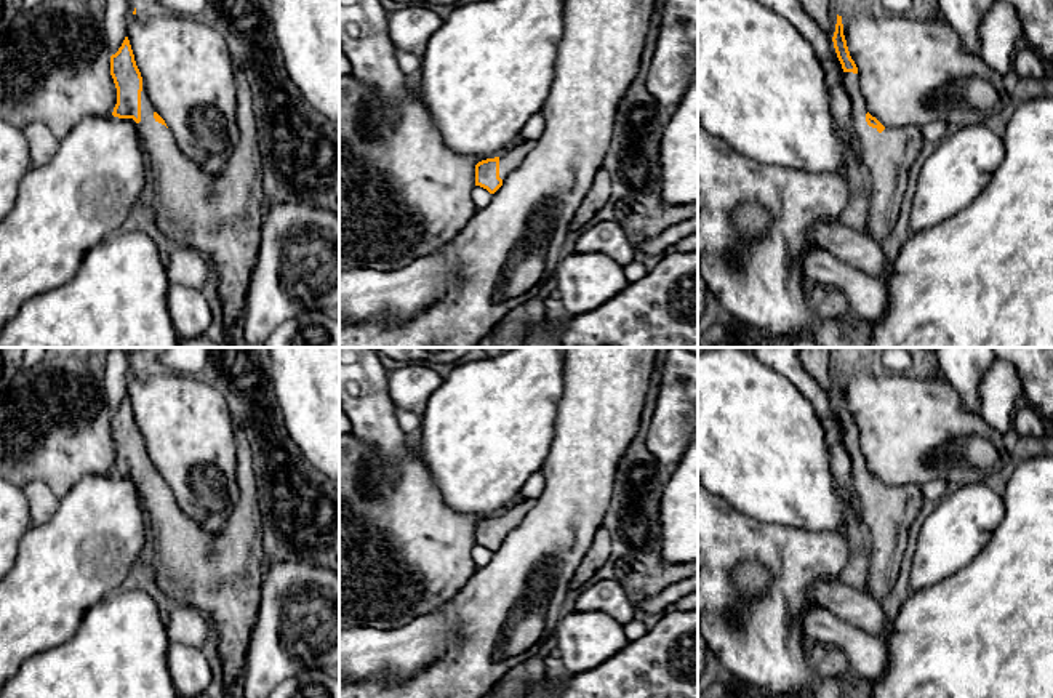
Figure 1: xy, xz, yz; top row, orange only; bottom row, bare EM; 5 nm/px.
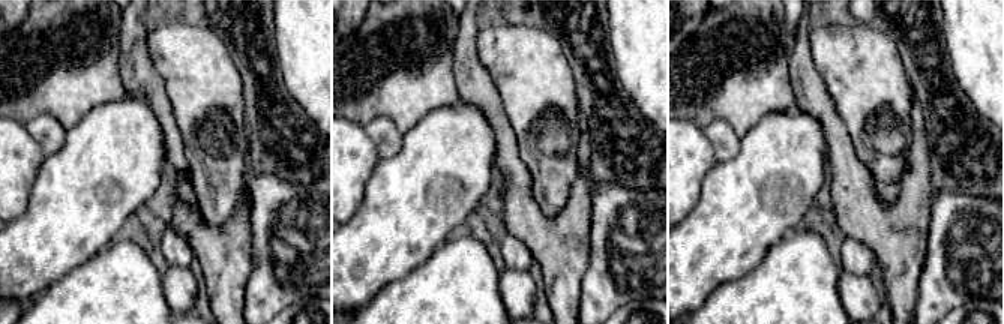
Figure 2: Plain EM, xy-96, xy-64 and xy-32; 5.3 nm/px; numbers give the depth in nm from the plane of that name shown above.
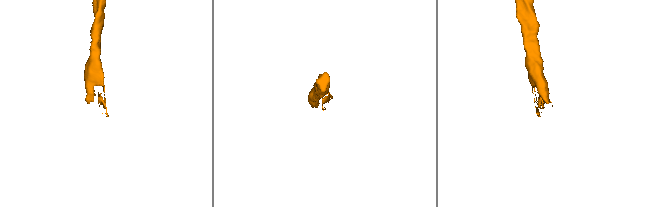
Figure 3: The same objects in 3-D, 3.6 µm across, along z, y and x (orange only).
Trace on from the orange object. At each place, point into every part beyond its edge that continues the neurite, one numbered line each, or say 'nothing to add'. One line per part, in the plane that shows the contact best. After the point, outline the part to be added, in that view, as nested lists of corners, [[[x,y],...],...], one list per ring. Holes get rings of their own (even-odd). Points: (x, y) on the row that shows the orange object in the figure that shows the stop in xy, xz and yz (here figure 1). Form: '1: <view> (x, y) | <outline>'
1: xy (220, 215) | [[[235,66],[234,72],[237,78],[238,139],[230,149],[229,160],[219,174],[206,173],[203,166],[190,162],[179,150],[171,130],[154,118],[154,107],[144,82],[141,91],[141,122],[138,123],[147,168],[154,178],[155,199],[152,210],[155,213],[155,224],[170,240],[210,258],[208,264],[221,301],[226,322],[226,344],[229,347],[234,347],[234,344],[227,330],[237,323],[242,307],[246,304],[251,274],[258,263],[264,218],[261,154],[250,85],[238,66]]]

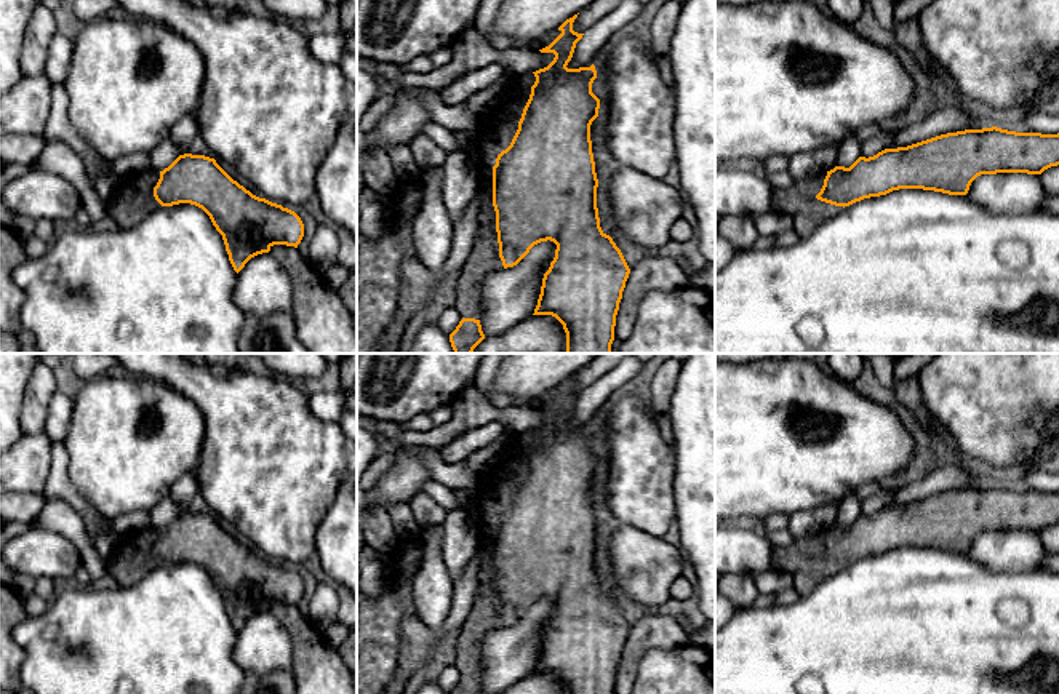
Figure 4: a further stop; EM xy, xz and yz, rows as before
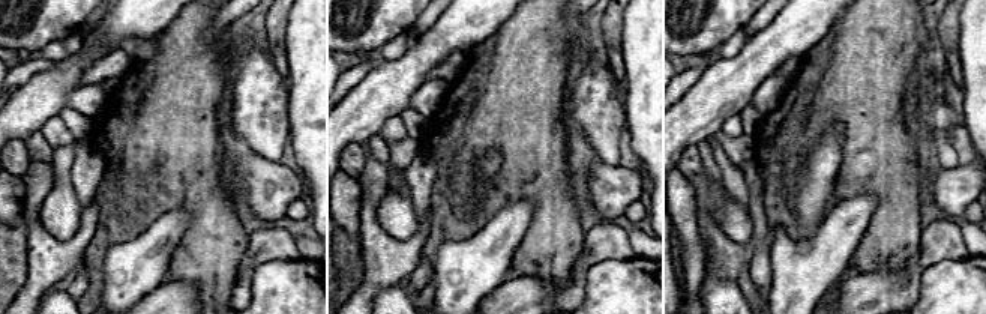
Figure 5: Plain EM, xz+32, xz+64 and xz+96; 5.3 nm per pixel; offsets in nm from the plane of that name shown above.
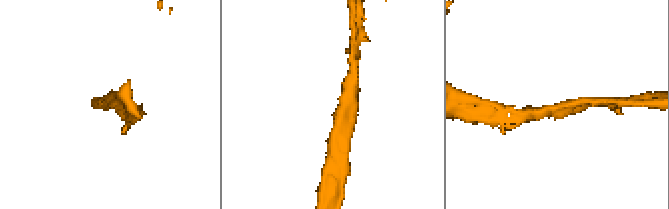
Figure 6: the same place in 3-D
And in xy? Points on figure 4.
1: xy (133, 200) | [[[147,170],[118,177],[115,193],[106,205],[107,216],[120,229],[139,224],[150,211],[162,205],[154,197],[154,187],[160,179],[160,171]]]

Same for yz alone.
1: yz (803, 205) | [[[827,171],[813,177],[795,181],[782,195],[790,201],[787,205],[789,211],[800,224],[805,224],[806,229],[817,227],[821,222],[833,217],[843,209],[843,206],[835,206],[816,198],[824,185],[825,176]]]

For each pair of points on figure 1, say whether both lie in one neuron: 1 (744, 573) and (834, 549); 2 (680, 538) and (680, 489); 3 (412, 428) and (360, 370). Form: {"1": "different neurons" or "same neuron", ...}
{"1": "different neurons", "2": "same neuron", "3": "different neurons"}

